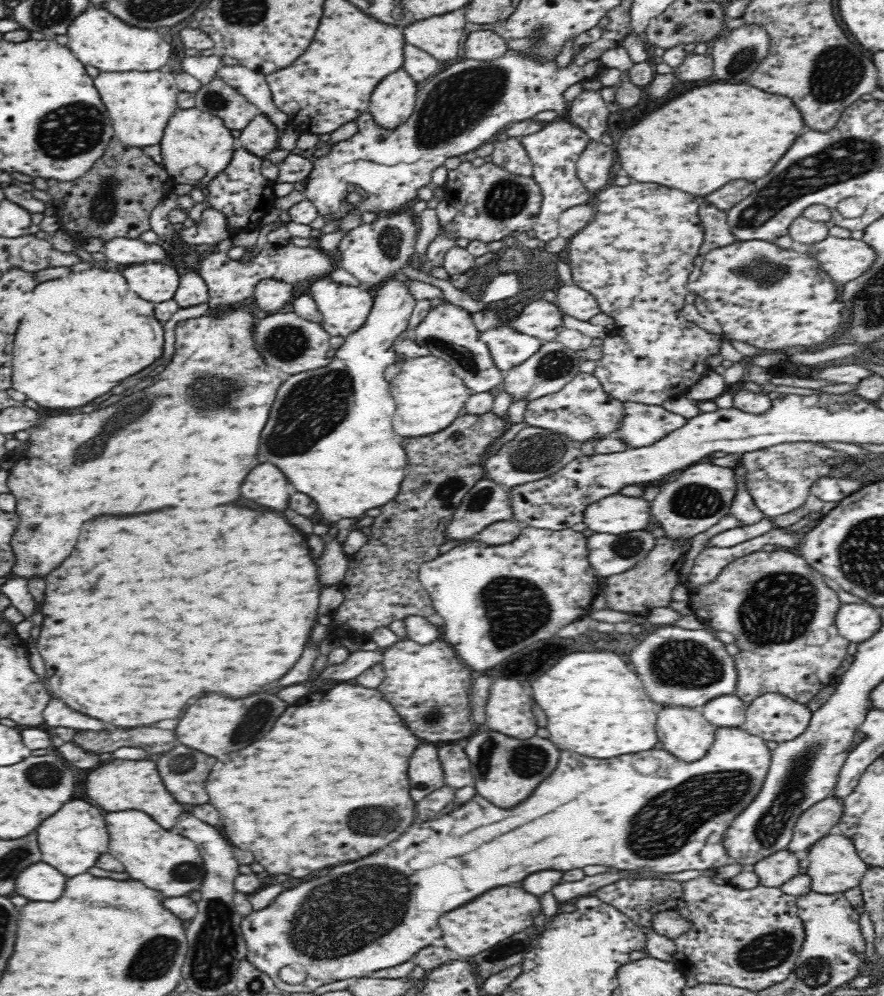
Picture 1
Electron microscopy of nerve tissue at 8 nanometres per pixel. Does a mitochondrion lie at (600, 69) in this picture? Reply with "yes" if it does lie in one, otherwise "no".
no

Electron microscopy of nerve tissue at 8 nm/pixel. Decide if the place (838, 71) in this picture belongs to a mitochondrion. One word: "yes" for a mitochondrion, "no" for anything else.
yes

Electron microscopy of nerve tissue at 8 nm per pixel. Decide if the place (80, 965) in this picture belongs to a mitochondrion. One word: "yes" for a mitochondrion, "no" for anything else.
no

